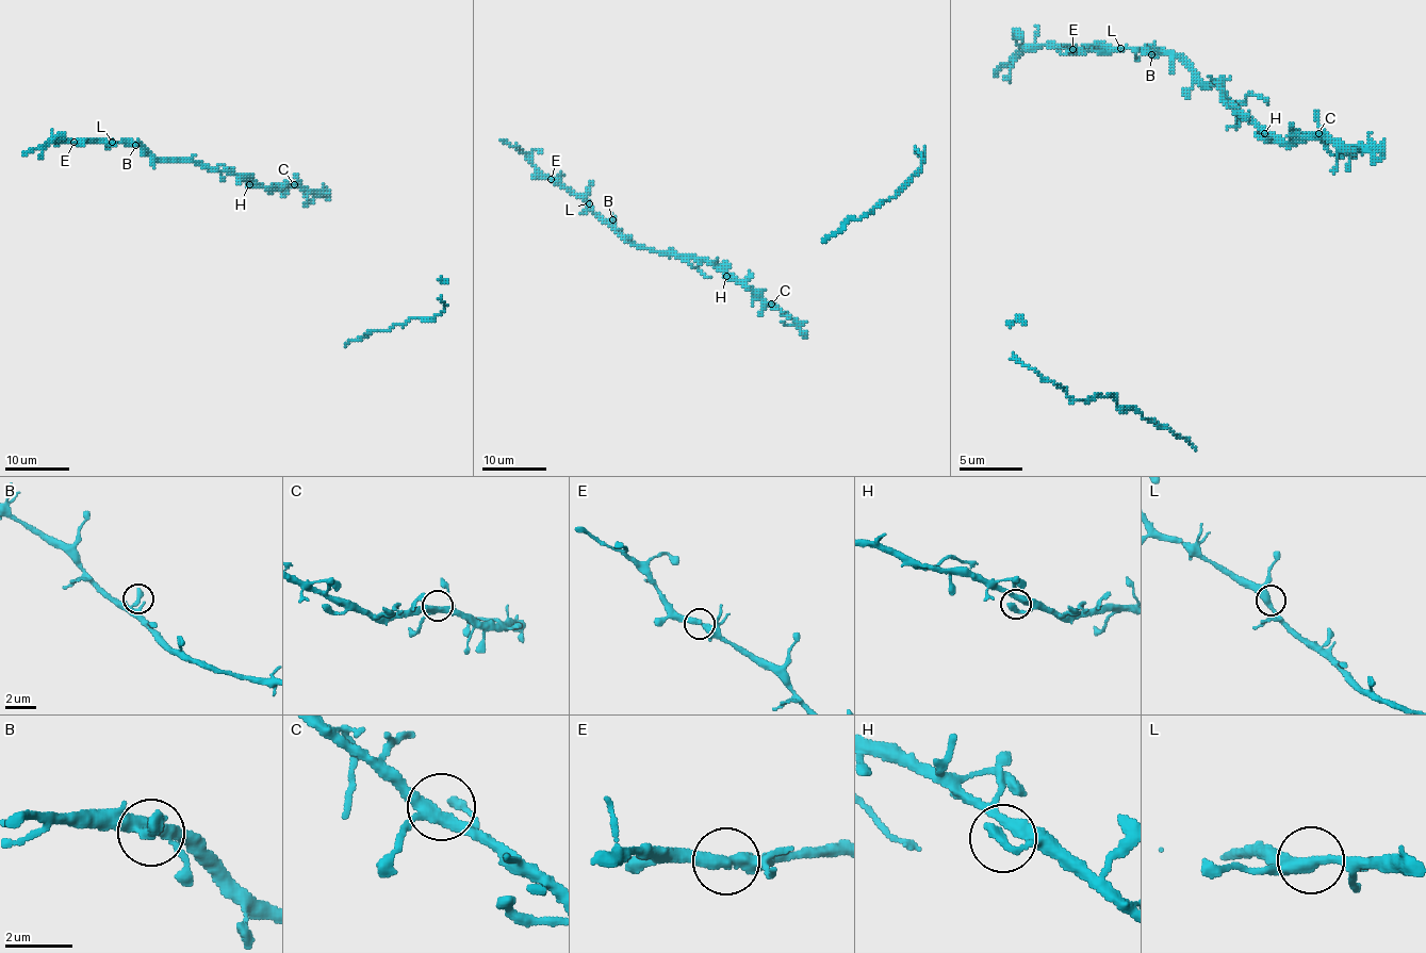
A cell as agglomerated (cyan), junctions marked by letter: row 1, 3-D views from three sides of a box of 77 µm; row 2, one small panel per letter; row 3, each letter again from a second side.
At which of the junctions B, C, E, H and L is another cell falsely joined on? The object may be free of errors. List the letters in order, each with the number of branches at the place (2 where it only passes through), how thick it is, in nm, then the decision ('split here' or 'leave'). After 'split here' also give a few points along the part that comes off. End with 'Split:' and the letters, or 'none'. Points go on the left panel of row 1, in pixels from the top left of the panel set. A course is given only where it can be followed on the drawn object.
B: 2 branches meet; 320 nm thick; leave
C: 3 branches meet; 320 nm thick; leave
E: 2 branches meet; 380 nm thick; leave
H: 1 branches meet; 360 nm thick; leave
L: 2 branches meet; 360 nm thick; leave
Split: none

